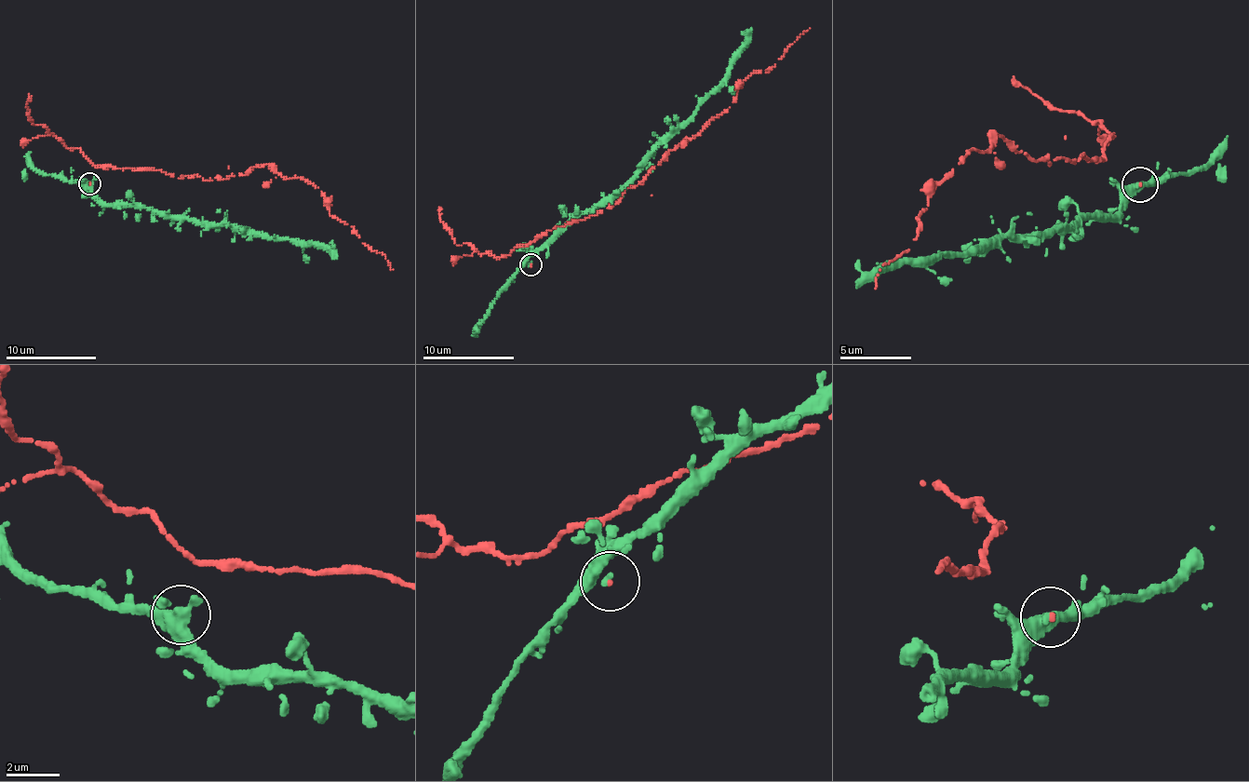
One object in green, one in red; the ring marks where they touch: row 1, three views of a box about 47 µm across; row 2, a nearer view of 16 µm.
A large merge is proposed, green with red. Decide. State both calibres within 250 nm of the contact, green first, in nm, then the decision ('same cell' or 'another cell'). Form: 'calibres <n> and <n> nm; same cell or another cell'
calibres 240 and 130 nm; same cell

